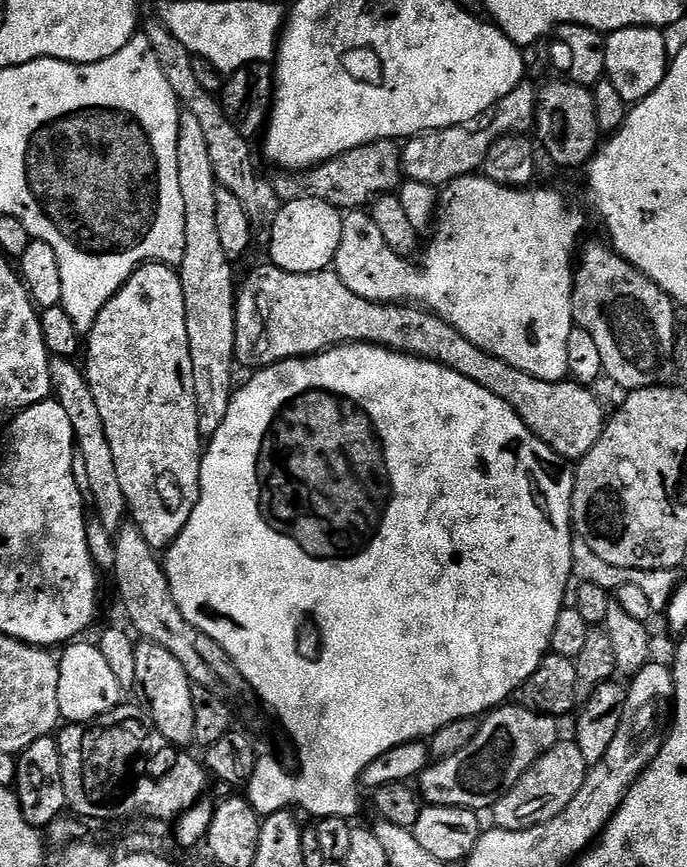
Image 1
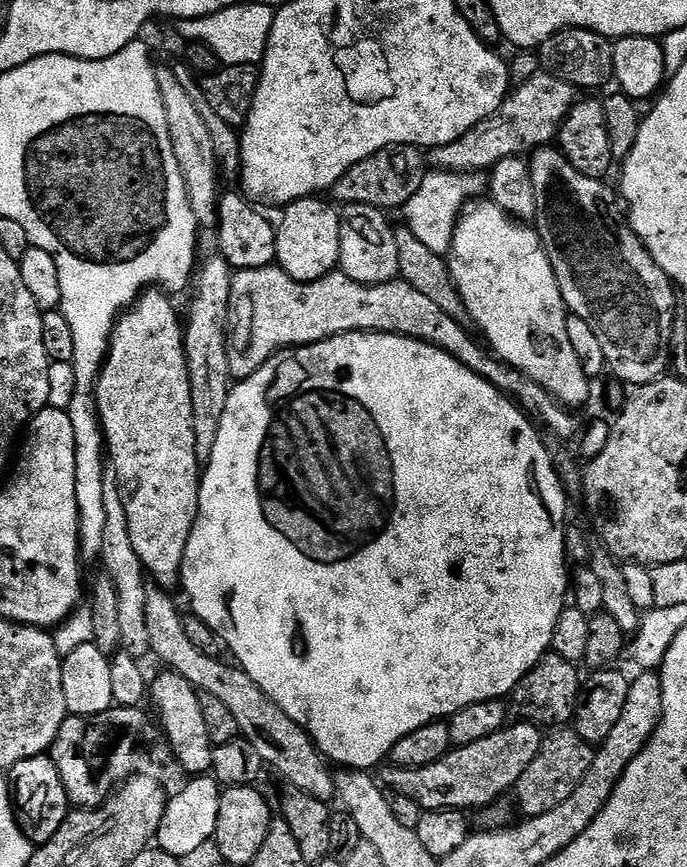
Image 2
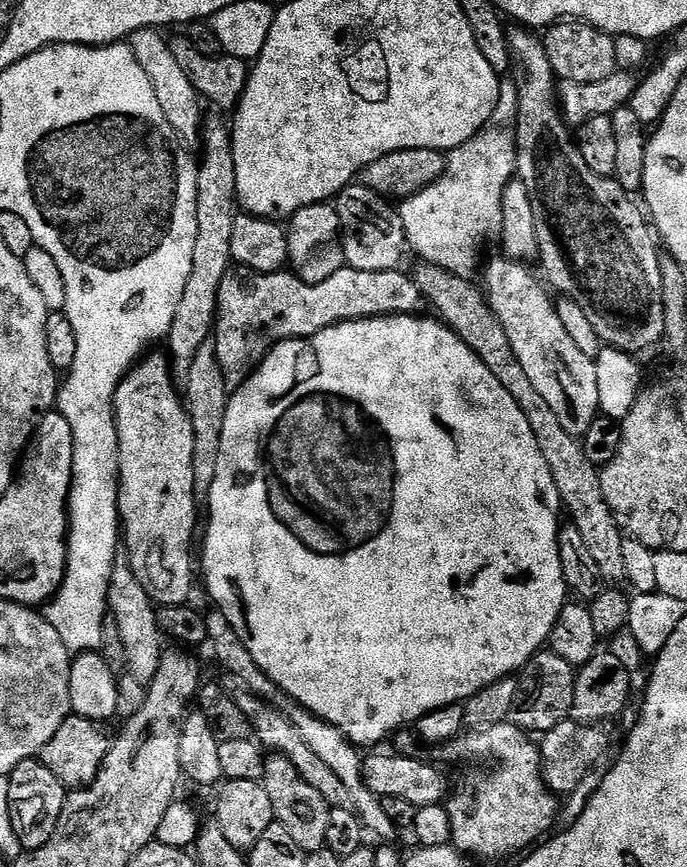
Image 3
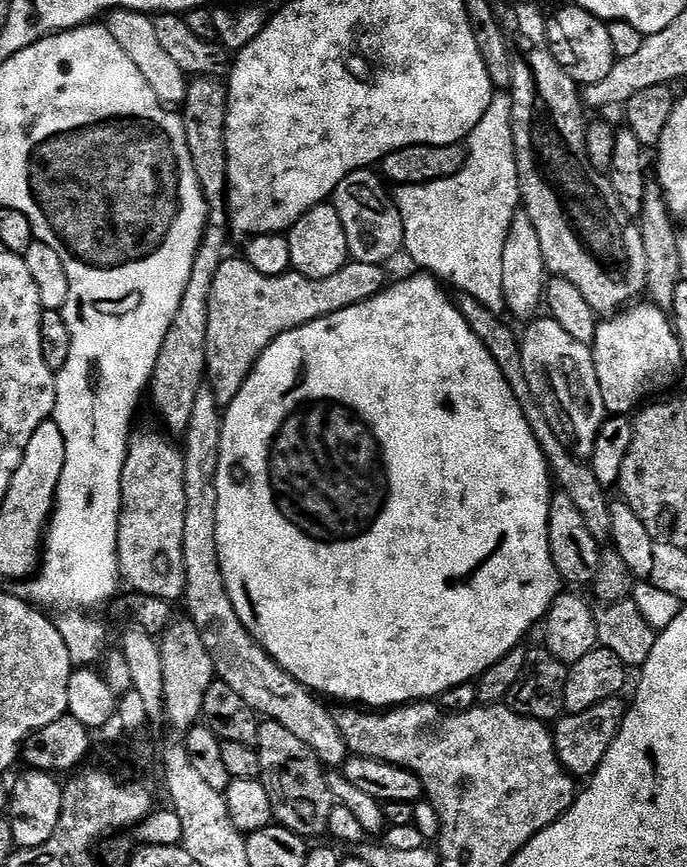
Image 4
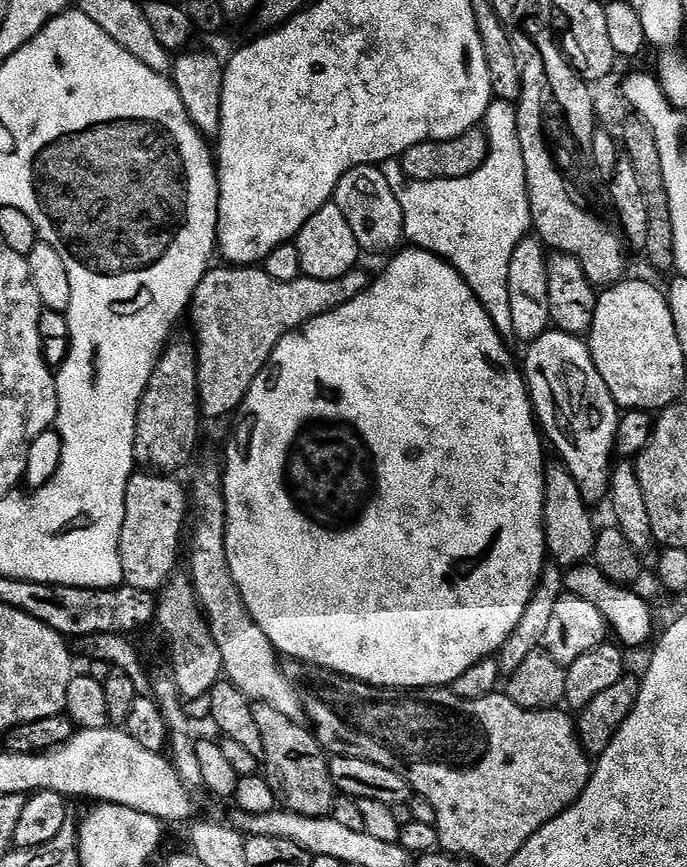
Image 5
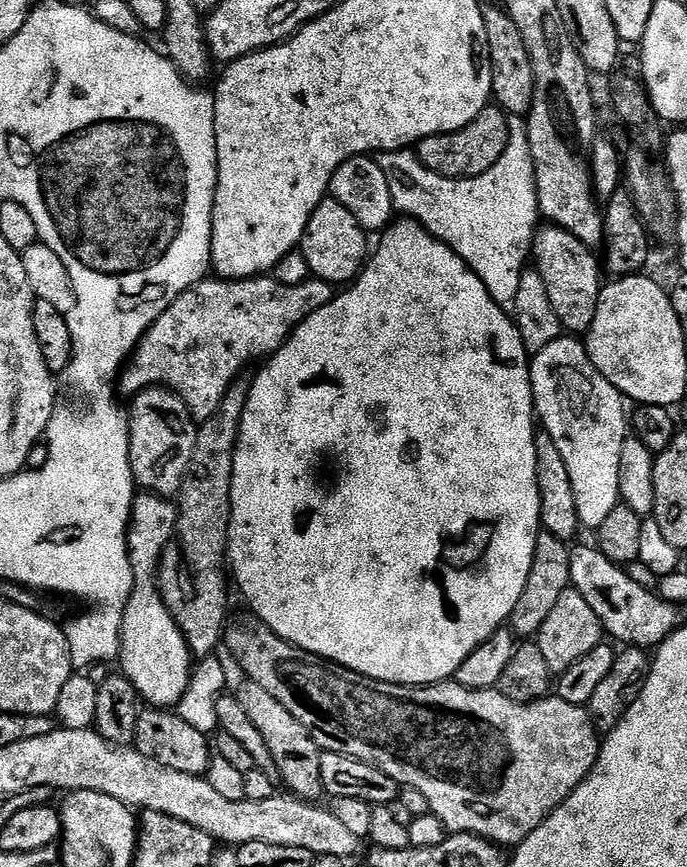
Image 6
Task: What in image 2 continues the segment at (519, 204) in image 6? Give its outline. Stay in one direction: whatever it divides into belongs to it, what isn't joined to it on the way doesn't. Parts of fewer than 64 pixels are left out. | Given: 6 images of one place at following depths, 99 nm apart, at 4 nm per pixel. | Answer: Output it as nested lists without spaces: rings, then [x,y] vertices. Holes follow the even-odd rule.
[[[429,171],[422,186],[418,186],[418,194],[414,194],[414,198],[410,198],[410,202],[403,206],[403,223],[427,249],[444,256],[451,246],[452,235],[464,204],[483,197],[485,192],[486,180],[483,175],[474,172]]]

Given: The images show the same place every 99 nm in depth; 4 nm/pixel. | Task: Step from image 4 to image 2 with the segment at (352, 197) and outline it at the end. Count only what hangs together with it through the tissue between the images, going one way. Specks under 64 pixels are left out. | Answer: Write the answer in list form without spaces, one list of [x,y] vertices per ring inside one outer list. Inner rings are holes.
[[[344,204],[342,211],[340,212],[340,263],[338,265],[339,271],[345,272],[350,278],[354,278],[354,282],[359,284],[385,284],[391,280],[397,279],[399,277],[399,266],[398,266],[398,249],[395,245],[395,231],[394,224],[391,224],[387,220],[385,213],[379,208],[375,208],[372,205],[362,205],[362,204]]]

